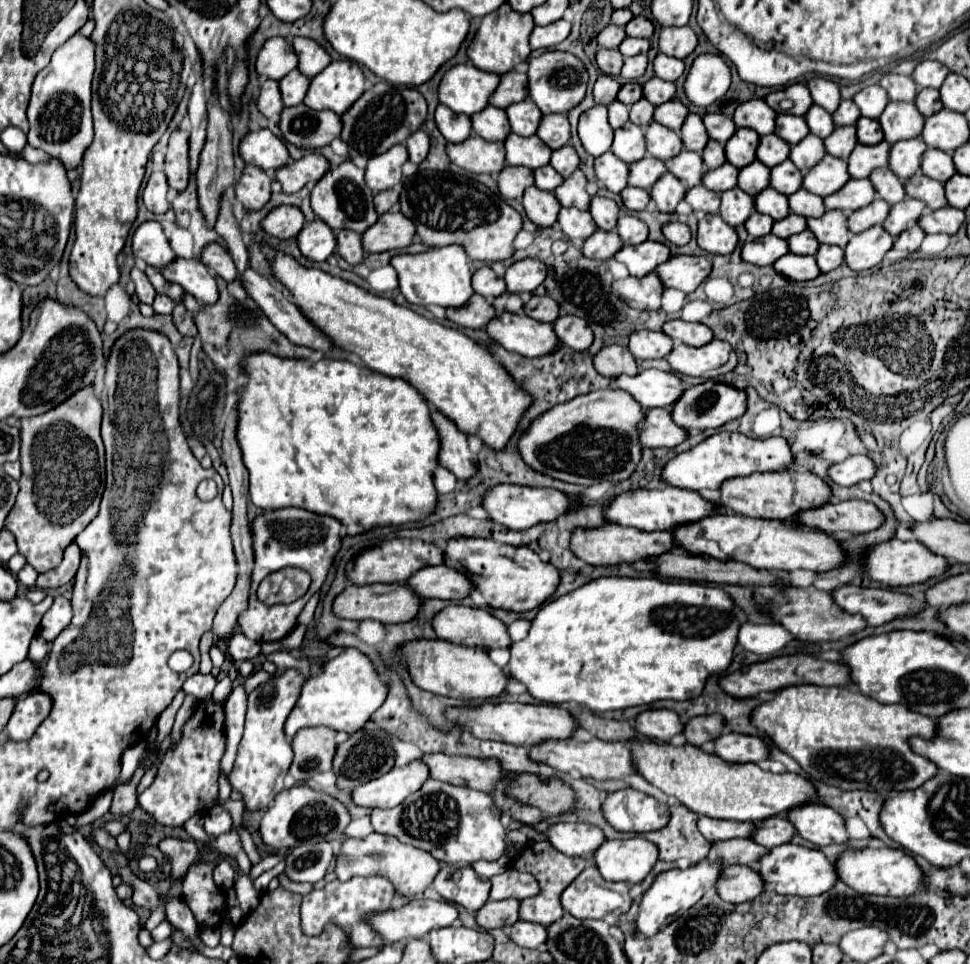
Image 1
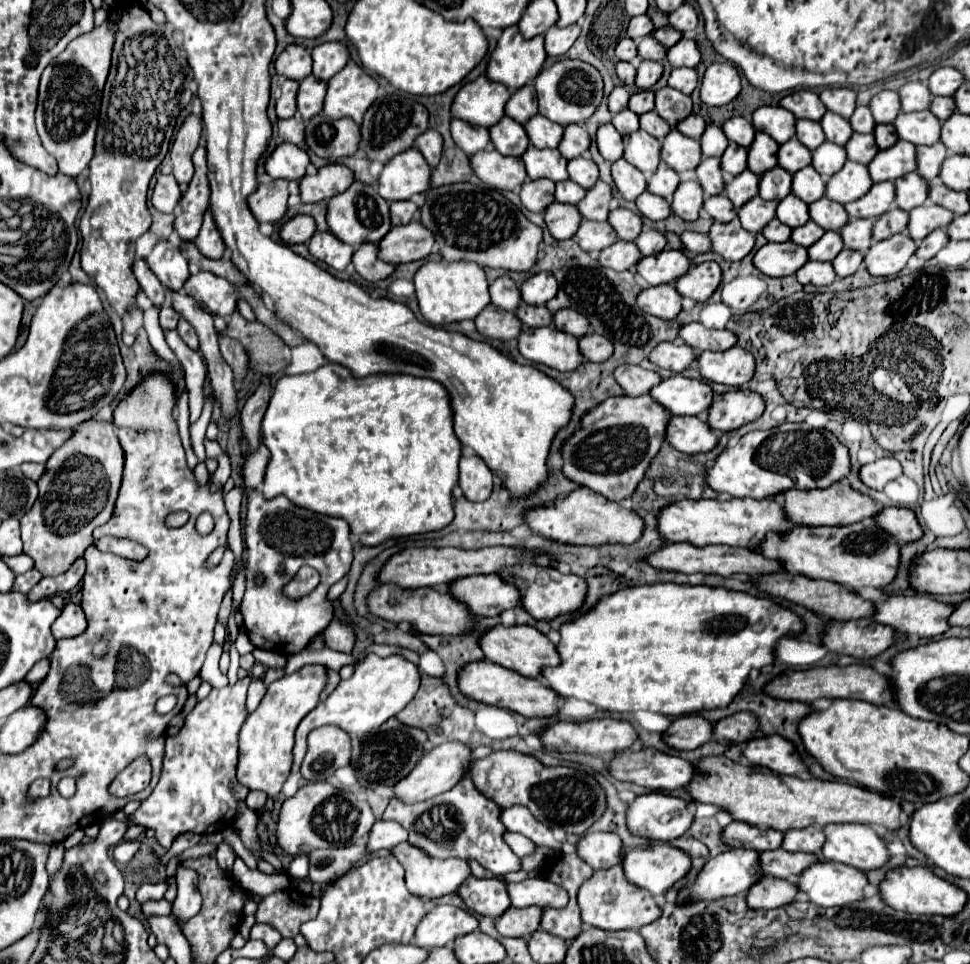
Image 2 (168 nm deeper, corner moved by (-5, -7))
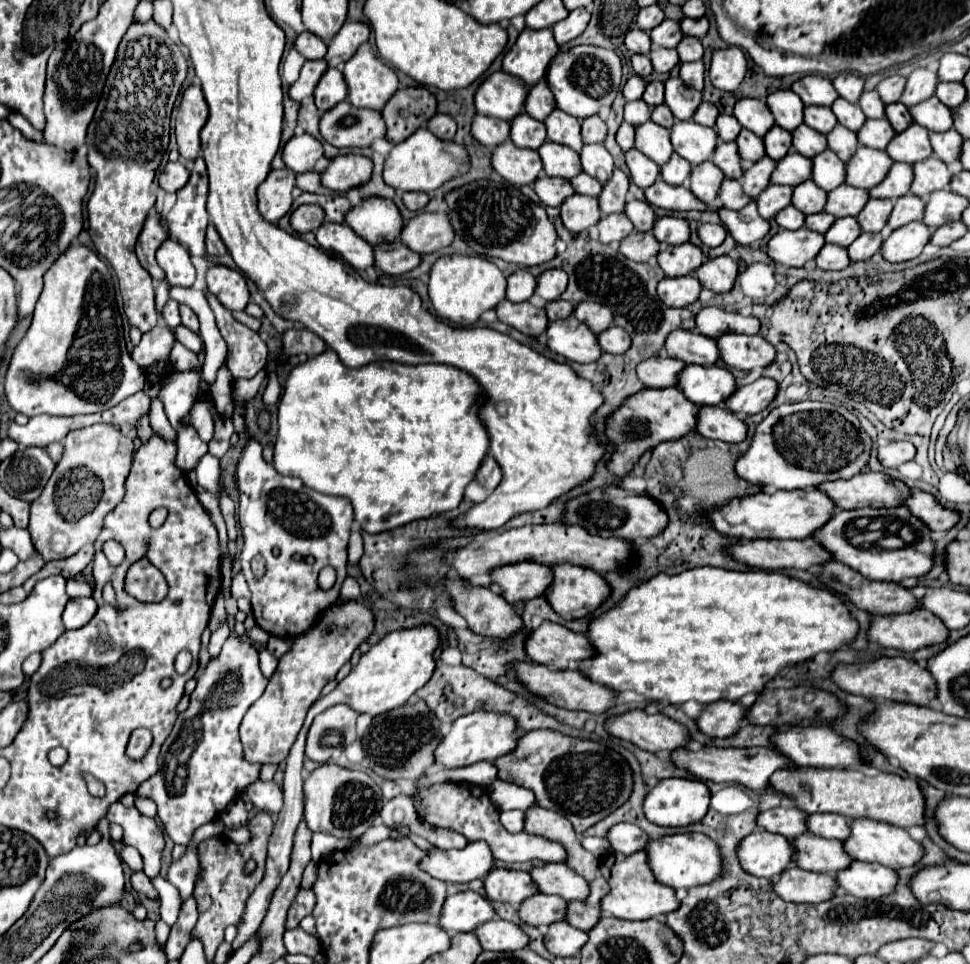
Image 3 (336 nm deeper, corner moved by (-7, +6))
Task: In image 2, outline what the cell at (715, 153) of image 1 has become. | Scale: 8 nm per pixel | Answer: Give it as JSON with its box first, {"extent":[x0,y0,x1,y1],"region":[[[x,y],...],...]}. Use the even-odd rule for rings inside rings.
{"extent":[721,142,747,176],"region":[[[731,142],[721,156],[721,170],[731,172],[733,176],[737,176],[745,168],[747,168],[747,148],[737,146],[737,144]]]}

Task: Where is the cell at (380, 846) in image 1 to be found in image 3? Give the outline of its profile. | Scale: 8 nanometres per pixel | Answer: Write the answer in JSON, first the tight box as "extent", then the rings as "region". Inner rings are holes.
{"extent":[421,841,493,883],"region":[[[485,841],[469,843],[465,849],[433,849],[421,861],[421,867],[449,883],[469,883],[473,879],[485,879],[493,869],[493,855]]]}

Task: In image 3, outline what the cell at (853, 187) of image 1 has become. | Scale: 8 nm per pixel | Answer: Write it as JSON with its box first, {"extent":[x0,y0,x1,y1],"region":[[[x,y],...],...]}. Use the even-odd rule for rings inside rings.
{"extent":[869,163,913,199],"region":[[[893,163],[887,177],[869,191],[871,197],[879,199],[897,199],[909,193],[913,183],[913,165],[911,163]]]}

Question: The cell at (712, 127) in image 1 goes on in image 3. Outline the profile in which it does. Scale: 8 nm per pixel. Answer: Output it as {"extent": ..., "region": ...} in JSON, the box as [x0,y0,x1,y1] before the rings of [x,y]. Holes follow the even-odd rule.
{"extent":[733,99,775,137],"region":[[[741,99],[735,105],[733,115],[739,119],[739,123],[753,131],[759,137],[765,137],[765,133],[775,125],[773,113],[769,113],[769,107],[761,99]]]}

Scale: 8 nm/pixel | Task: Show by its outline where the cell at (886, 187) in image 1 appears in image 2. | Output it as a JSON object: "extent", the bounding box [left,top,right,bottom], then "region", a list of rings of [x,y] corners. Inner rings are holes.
{"extent":[895,174,929,212],"region":[[[905,174],[895,180],[895,204],[909,212],[927,200],[927,190],[929,186],[919,174]]]}

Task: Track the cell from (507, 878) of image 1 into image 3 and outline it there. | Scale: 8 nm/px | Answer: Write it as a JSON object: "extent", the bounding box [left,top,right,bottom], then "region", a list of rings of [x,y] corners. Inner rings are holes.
{"extent":[531,863,589,901],"region":[[[549,863],[535,867],[531,871],[531,877],[541,893],[559,895],[565,901],[585,901],[589,897],[589,883],[567,863]]]}

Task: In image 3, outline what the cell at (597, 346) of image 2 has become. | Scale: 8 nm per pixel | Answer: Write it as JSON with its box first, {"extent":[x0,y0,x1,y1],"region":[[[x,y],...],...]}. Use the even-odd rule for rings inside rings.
{"extent":[599,327,631,355],"region":[[[611,327],[611,329],[607,329],[605,333],[599,335],[599,345],[607,353],[621,355],[631,347],[631,337],[629,337],[629,333],[625,329]]]}

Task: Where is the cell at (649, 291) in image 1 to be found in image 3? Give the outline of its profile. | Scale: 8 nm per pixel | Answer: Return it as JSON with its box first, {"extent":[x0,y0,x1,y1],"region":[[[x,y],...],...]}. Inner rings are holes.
{"extent":[657,275,701,307],"region":[[[685,275],[677,279],[663,279],[657,285],[659,299],[669,305],[669,307],[689,307],[699,299],[701,293],[701,283],[697,281],[695,275]]]}

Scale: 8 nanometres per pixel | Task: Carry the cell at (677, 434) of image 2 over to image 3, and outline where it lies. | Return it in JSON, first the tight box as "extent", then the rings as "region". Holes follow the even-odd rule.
{"extent":[697,407,749,443],"region":[[[701,407],[699,409],[699,423],[697,433],[709,439],[719,439],[725,443],[741,443],[747,439],[749,425],[739,419],[727,407]]]}

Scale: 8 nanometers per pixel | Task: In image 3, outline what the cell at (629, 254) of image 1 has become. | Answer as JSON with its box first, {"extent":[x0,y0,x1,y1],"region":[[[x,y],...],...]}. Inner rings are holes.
{"extent":[657,243,705,277],"region":[[[685,243],[677,247],[667,247],[657,255],[657,259],[667,277],[681,277],[697,271],[703,265],[705,255],[697,245]]]}

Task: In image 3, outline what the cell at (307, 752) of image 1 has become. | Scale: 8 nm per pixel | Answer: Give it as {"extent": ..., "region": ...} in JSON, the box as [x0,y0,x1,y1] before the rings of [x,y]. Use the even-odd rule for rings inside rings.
{"extent":[305,705,357,763],"region":[[[333,705],[315,717],[307,733],[305,755],[317,763],[327,763],[335,749],[343,749],[357,739],[357,711],[347,705]]]}

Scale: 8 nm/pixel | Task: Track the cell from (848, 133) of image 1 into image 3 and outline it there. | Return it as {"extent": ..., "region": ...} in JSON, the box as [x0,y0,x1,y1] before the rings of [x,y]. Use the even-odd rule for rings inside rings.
{"extent":[857,119,895,149],"region":[[[867,119],[865,125],[857,131],[859,143],[875,149],[885,149],[893,139],[893,135],[895,135],[895,129],[889,125],[887,119],[879,119],[879,121]]]}

